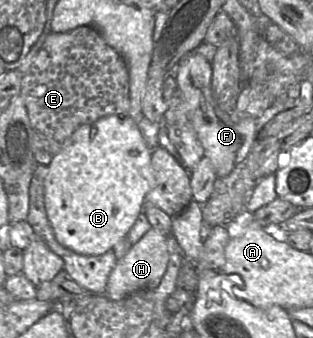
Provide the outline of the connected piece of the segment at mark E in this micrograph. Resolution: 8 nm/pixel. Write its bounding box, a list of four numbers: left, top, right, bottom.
[21,26,129,166]

